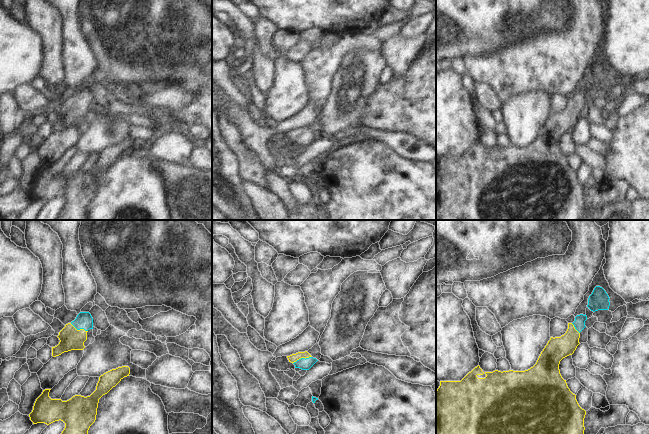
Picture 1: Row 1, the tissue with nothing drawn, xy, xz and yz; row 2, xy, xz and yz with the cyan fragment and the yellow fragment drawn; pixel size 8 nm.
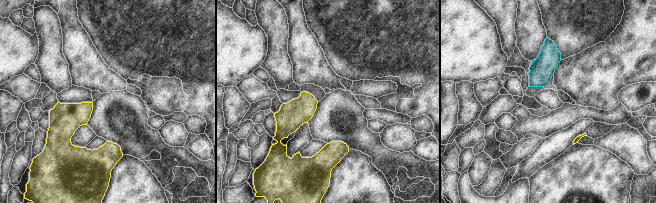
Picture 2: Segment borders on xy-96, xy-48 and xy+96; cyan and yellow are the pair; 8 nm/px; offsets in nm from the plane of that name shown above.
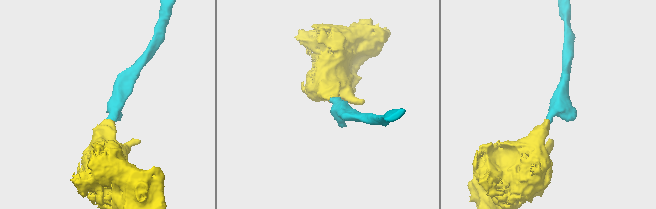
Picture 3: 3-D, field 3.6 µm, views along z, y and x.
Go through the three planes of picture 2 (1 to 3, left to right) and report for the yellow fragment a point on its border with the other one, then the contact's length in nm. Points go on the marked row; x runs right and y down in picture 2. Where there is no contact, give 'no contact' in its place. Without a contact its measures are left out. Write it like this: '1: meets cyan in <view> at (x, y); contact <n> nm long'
1: no contact
2: no contact
3: no contact

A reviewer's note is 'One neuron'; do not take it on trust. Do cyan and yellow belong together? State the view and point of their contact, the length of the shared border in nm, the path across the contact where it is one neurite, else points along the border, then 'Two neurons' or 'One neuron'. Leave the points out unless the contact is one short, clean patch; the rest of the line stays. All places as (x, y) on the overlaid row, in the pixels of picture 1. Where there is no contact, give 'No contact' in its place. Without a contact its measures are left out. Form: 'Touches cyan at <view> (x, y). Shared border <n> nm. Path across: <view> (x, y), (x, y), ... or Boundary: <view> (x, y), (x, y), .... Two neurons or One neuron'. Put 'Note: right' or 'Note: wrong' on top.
Note: right
Touches cyan at xz (302, 358). Shared border 160 nm. Path across: xz (305, 364), (302, 358), (292, 358). One neuron

